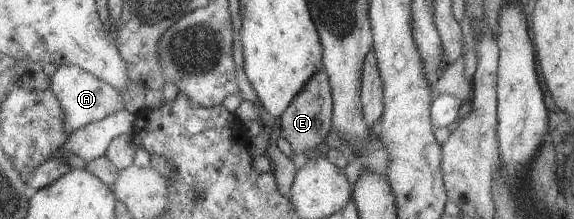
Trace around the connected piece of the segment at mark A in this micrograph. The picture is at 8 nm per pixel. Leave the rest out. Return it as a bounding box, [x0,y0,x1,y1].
[50,65,124,135]

